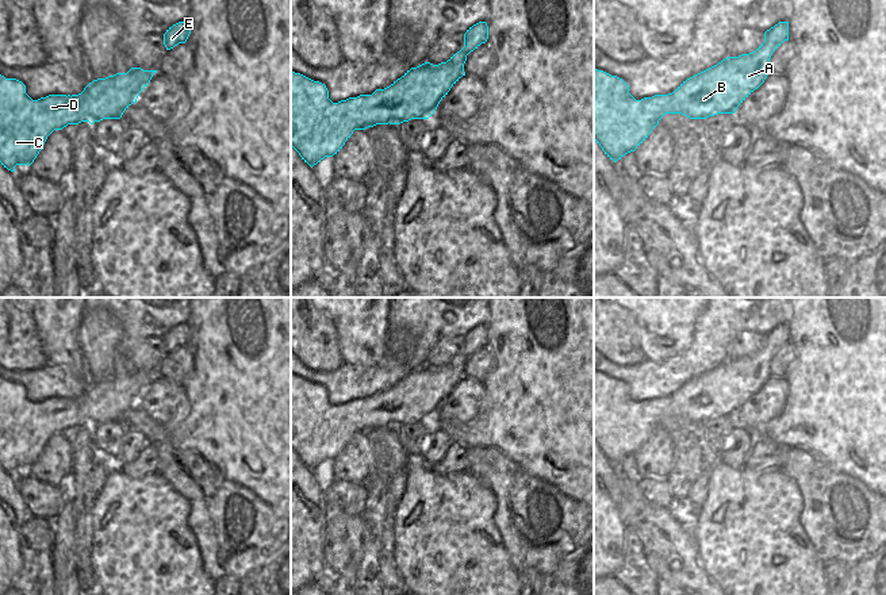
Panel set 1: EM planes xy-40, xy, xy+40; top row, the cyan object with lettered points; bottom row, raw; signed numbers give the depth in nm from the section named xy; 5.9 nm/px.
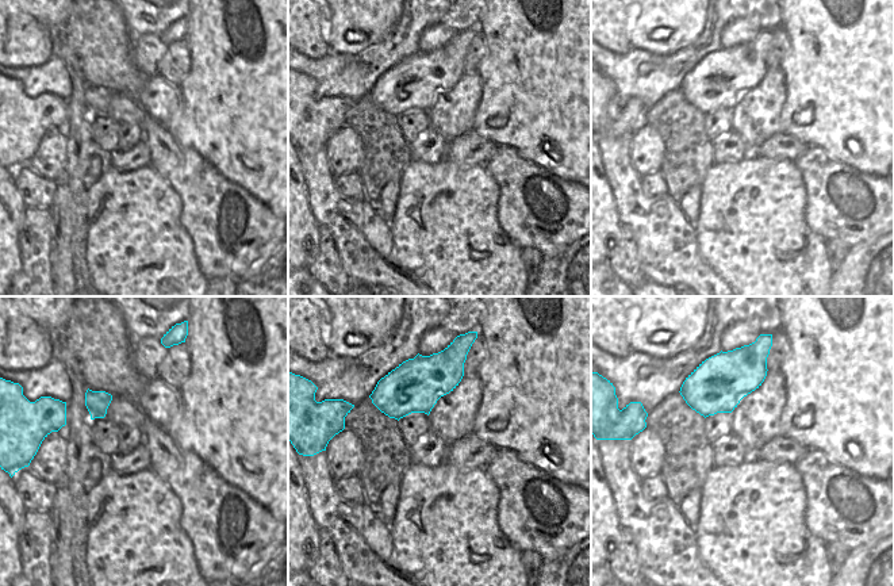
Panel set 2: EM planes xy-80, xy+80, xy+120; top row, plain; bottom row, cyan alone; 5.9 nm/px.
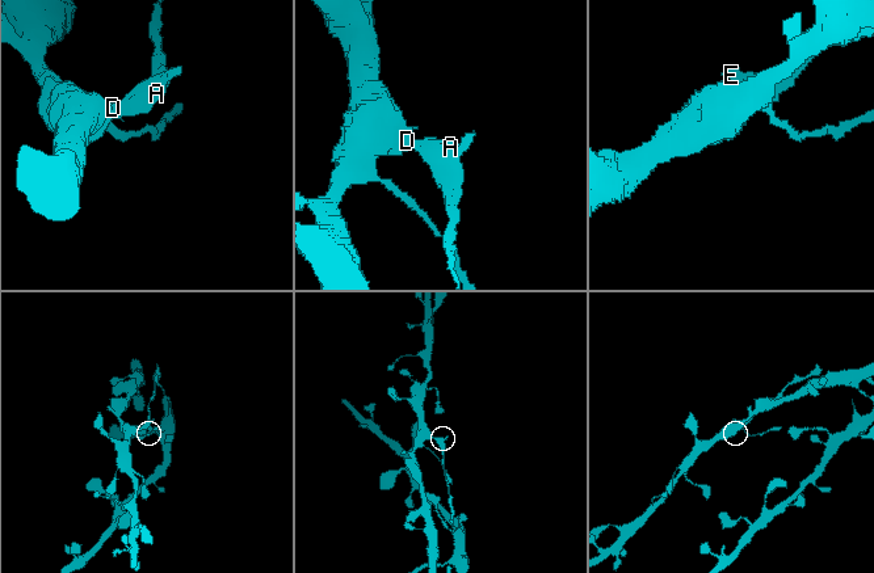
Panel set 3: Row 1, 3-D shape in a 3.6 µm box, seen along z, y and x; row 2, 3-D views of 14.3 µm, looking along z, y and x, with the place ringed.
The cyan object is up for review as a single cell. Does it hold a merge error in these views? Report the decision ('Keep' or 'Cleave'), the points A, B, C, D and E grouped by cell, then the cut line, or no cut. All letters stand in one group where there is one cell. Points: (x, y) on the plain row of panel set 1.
Cleave. Groups: A B E / C D. Split along xy (368, 398), (387, 396), (383, 409), (390, 415), (390, 425).

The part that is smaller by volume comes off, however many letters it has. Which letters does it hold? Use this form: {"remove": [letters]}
{"remove": ["A", "B", "E"]}

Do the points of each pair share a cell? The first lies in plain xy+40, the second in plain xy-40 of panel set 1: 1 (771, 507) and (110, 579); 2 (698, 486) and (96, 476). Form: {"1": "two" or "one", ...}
{"1": "one", "2": "one"}

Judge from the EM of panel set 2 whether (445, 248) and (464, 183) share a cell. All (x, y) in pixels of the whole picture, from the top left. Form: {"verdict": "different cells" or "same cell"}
{"verdict": "same cell"}

